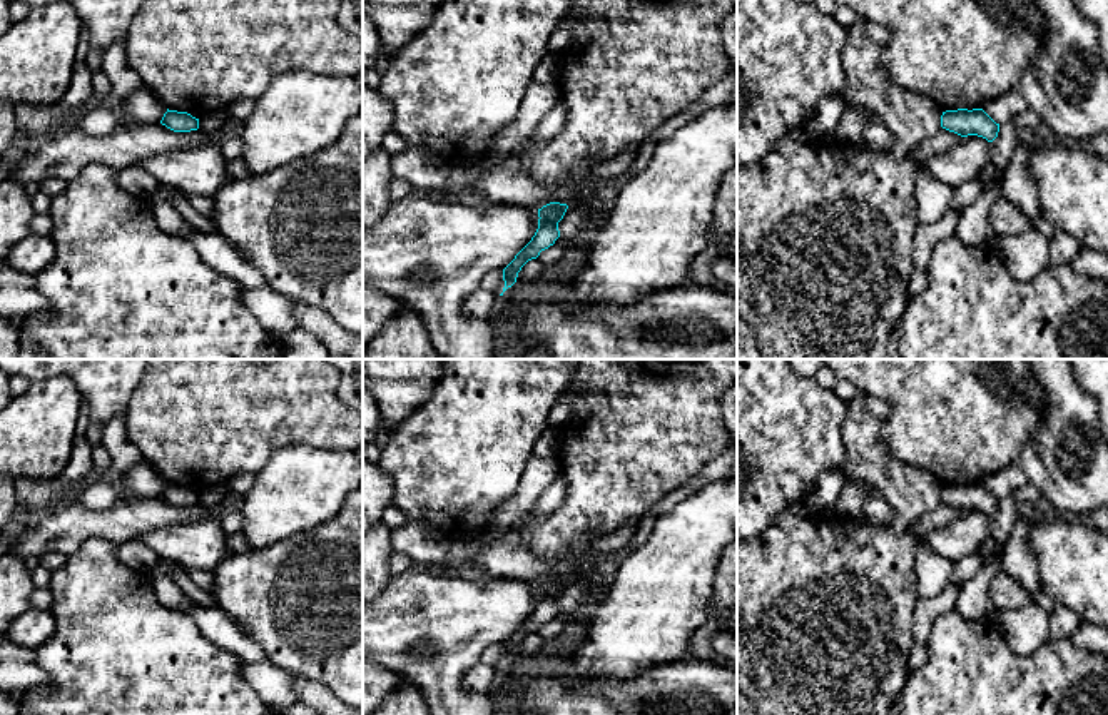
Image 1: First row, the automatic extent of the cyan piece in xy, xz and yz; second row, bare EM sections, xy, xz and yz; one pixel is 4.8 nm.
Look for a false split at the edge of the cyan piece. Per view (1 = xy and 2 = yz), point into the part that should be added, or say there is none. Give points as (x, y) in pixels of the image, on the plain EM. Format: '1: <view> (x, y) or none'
1: none
2: none

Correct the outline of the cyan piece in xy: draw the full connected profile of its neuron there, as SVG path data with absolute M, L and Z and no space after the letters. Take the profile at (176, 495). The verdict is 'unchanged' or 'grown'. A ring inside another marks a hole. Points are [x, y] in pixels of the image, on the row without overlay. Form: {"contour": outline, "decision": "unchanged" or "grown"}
{"contour": "M169 484L164 488L162 499L174 506L191 506L199 503L199 493L192 491L187 486Z", "decision": "unchanged"}

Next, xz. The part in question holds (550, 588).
{"contour": "M550 576L538 583L538 603L531 615L515 630L515 633L503 643L505 662L503 667L516 657L521 641L540 630L560 611L558 596L563 593L568 580Z", "decision": "unchanged"}

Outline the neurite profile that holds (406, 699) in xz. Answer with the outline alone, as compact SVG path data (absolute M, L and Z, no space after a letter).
M404 675L399 678L403 683L388 693L371 715L431 715L421 690Z

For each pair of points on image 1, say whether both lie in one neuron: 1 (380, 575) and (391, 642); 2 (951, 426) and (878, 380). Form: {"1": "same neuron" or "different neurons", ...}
{"1": "different neurons", "2": "same neuron"}

